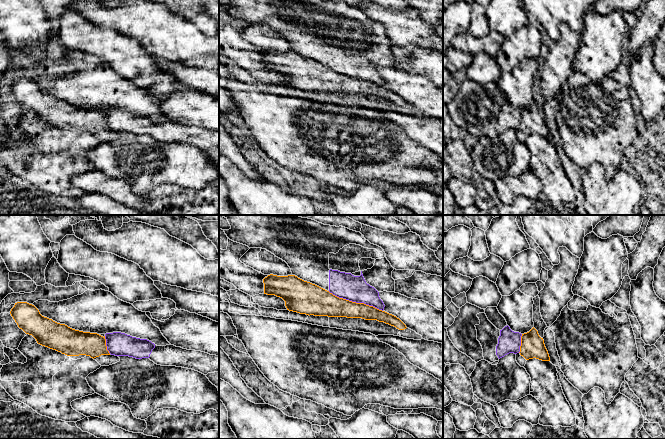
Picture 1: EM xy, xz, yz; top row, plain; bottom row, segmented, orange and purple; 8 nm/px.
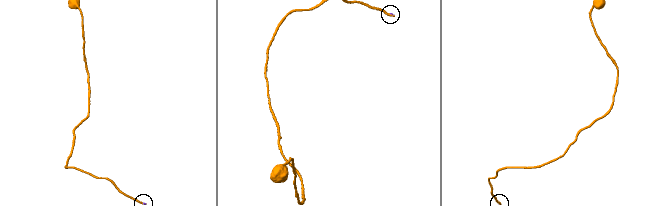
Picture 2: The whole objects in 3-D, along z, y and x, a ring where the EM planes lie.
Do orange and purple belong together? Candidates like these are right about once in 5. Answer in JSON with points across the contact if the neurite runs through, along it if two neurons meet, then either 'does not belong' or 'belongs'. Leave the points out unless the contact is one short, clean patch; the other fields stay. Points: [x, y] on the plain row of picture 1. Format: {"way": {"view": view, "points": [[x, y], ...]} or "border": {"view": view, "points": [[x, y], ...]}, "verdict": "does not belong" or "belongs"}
{"verdict": "does not belong"}

